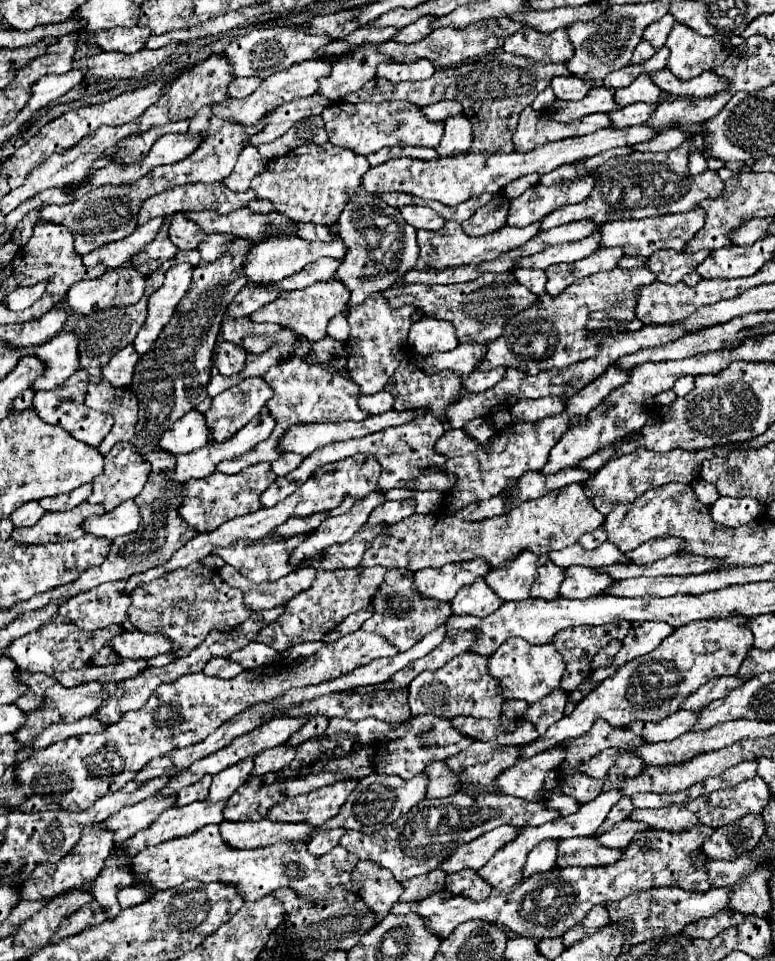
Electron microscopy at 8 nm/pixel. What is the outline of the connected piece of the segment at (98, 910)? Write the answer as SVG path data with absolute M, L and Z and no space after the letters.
M93 902L93 906L85 906L85 910L79 910L77 914L73 914L73 918L69 918L69 922L65 922L65 926L61 926L61 934L57 934L57 938L53 938L53 942L59 942L65 936L77 934L85 928L91 928L95 924L105 922L105 918L107 918L105 912L107 910L97 902Z

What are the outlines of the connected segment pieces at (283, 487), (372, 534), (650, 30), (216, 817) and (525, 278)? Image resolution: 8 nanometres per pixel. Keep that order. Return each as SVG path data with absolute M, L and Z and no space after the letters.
M425 414L423 418L415 418L409 424L379 430L373 434L367 434L357 440L345 440L345 442L331 442L323 446L321 450L315 450L311 456L307 456L293 472L289 472L283 478L277 478L263 494L261 494L261 504L263 506L275 506L289 494L293 494L315 470L323 468L329 462L337 462L341 458L353 456L353 454L369 454L377 458L377 462L383 468L383 486L381 490L393 490L393 488L409 488L409 490L435 490L435 492L449 492L457 484L457 476L445 472L445 462L447 458L439 452L435 452L435 442L445 434L443 422L433 416Z
M377 524L371 528L363 528L361 532L357 532L349 542L343 544L335 544L331 548L325 550L325 560L317 562L317 566L313 568L323 568L323 570L335 570L335 568L357 568L363 560L365 550L371 546L371 542L385 534L389 526L387 524Z
M667 14L659 22L649 24L645 28L645 32L643 32L643 40L647 40L655 50L663 48L665 46L665 40L667 40L667 34L669 34L669 30L673 26L673 22L675 22L675 18L671 14Z
M191 802L187 806L173 806L173 810L165 810L149 830L137 832L133 838L125 842L129 846L129 860L133 854L143 850L145 846L155 846L159 842L167 842L171 838L181 838L187 834L193 834L193 830L199 830L207 824L219 824L223 822L223 808L227 802Z
M517 268L515 272L517 282L521 282L523 286L527 286L529 290L533 290L533 294L543 294L545 292L545 282L547 276L543 270L533 270L533 268Z

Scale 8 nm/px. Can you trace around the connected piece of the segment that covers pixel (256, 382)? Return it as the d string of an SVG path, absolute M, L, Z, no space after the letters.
M261 376L245 378L241 384L227 388L213 398L211 408L205 412L207 424L213 432L211 442L231 438L243 426L243 404L251 404L251 398L259 394L271 394L271 386Z

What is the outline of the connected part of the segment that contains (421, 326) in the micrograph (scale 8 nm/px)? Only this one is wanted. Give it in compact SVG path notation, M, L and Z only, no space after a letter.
M423 316L419 322L413 322L409 330L409 346L423 354L435 354L435 352L449 352L459 346L455 326L447 320L437 320Z

